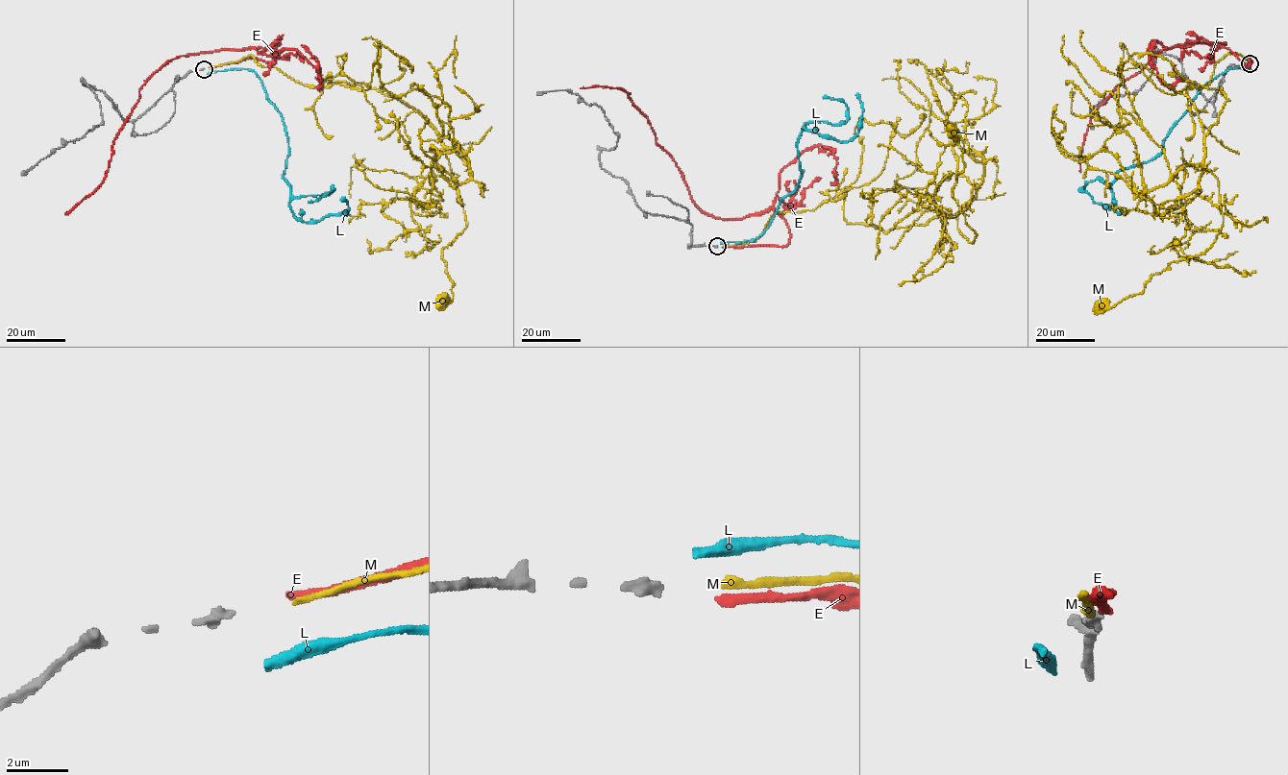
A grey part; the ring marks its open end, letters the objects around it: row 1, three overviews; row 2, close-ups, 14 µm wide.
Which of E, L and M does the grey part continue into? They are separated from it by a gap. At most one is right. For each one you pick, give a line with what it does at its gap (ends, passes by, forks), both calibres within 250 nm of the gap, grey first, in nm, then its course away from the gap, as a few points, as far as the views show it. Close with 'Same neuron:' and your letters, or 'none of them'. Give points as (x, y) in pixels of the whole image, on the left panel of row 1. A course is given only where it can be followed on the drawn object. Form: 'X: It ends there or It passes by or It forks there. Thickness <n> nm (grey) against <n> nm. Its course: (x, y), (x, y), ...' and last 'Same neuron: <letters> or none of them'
M: It ends there. Thickness 340 nm (grey) against 240 nm. Its course: (210, 68), (250, 55), (303, 84), (362, 83), (422, 114), (466, 224), (442, 250), (454, 283), (441, 301)
Same neuron: M

